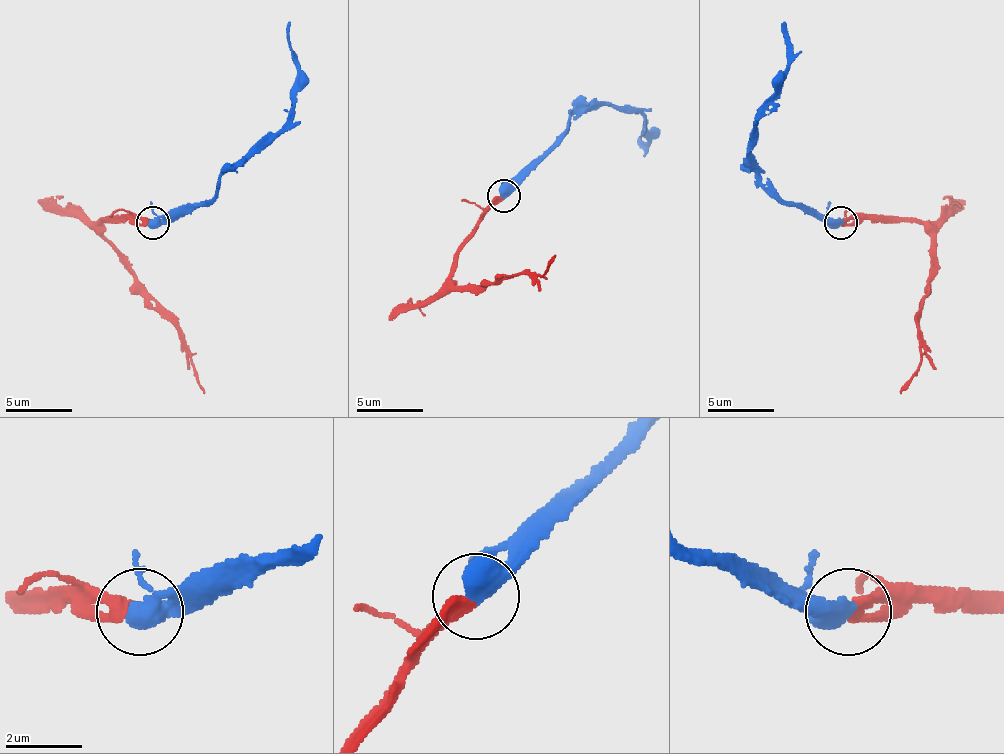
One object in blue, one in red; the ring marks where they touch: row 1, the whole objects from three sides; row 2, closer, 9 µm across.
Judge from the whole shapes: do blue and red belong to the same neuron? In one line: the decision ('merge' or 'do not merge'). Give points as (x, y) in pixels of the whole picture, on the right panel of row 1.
merge

